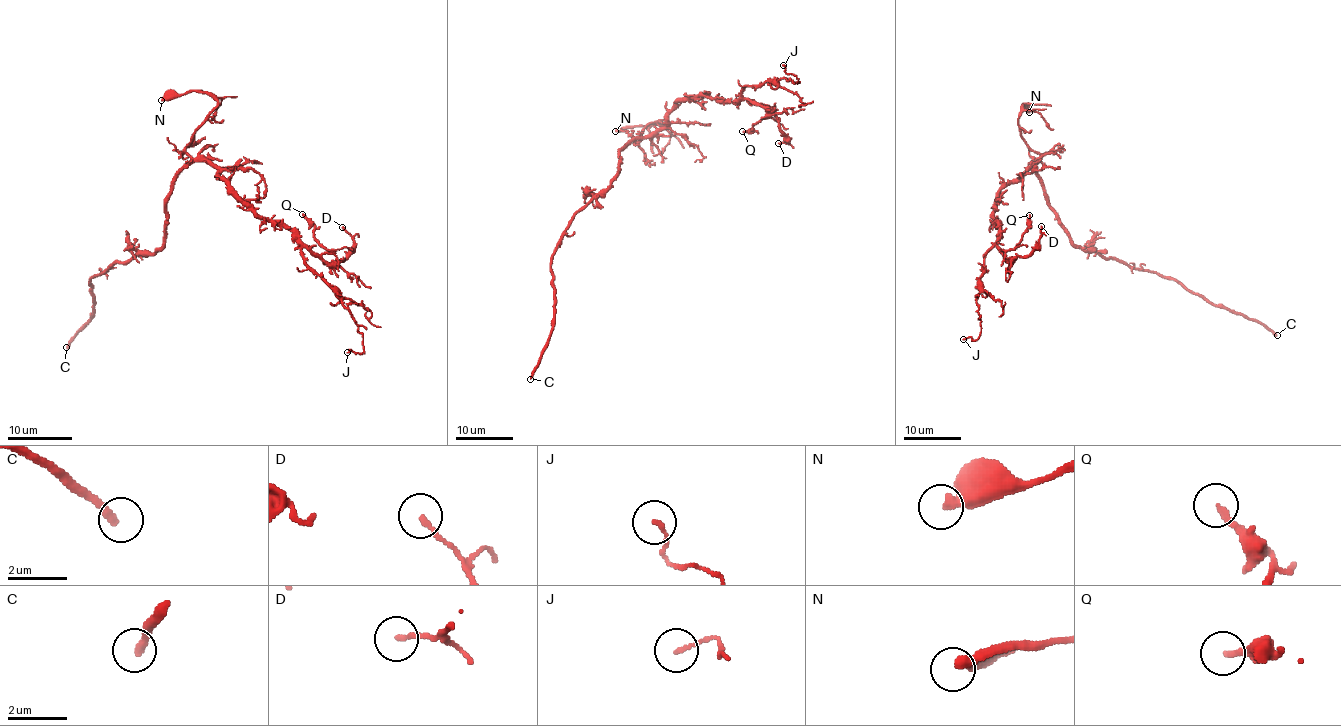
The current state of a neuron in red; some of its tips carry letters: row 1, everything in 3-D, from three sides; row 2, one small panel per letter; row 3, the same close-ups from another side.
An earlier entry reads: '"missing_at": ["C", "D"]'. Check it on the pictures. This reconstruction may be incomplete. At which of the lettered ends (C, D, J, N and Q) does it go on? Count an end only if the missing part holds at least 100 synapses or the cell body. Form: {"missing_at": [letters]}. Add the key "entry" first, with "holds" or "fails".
{"entry": "fails", "missing_at": ["C", "N"]}

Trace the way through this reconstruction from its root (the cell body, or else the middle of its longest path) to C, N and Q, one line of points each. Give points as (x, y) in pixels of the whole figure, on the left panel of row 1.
C: (171, 187), (164, 244), (151, 254), (135, 254), (116, 262), (89, 281), (94, 313), (66, 347)
N: (171, 187), (175, 174), (190, 159), (185, 151), (187, 145), (217, 102), (207, 94), (195, 90), (161, 100)
Q: (171, 187), (187, 166), (207, 161), (259, 215), (281, 220), (313, 252), (333, 252), (315, 238), (302, 214)

